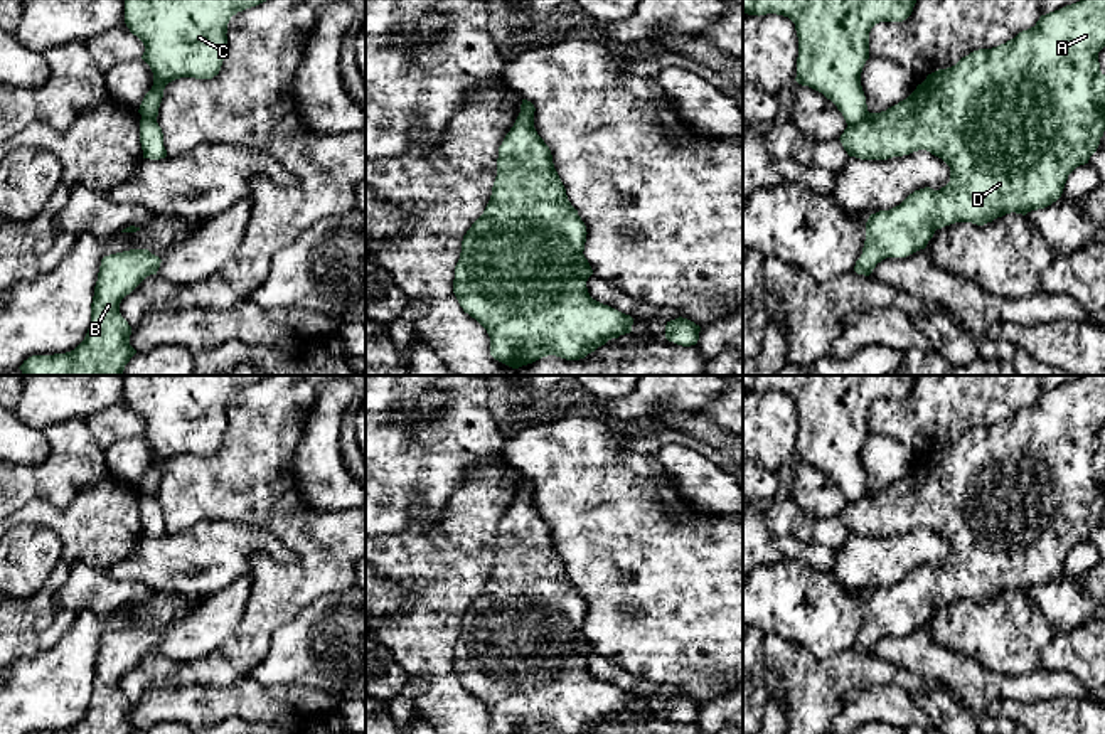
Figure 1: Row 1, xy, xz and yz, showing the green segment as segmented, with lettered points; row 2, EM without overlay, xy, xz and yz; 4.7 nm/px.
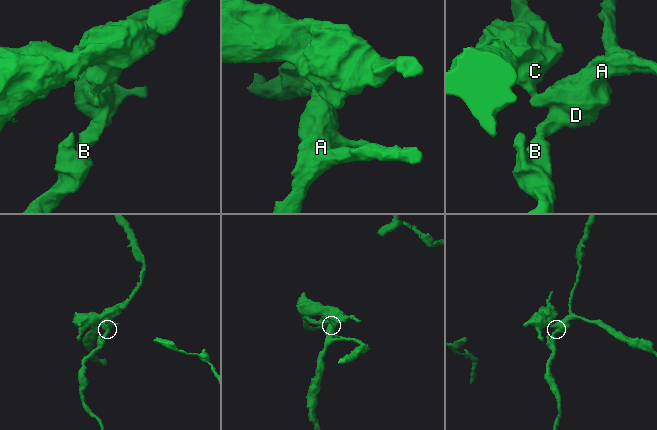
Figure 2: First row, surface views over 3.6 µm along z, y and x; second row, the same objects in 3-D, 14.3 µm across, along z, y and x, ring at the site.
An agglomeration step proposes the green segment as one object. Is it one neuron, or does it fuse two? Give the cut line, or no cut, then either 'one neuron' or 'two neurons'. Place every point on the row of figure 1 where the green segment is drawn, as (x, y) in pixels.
yz (870, 113), (848, 127) | two neurons

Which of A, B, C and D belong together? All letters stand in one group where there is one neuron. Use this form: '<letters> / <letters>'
A B D / C

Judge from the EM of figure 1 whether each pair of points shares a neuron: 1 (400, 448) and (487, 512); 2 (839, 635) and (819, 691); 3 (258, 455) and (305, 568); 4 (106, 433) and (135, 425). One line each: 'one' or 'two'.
1: two
2: two
3: one
4: one

